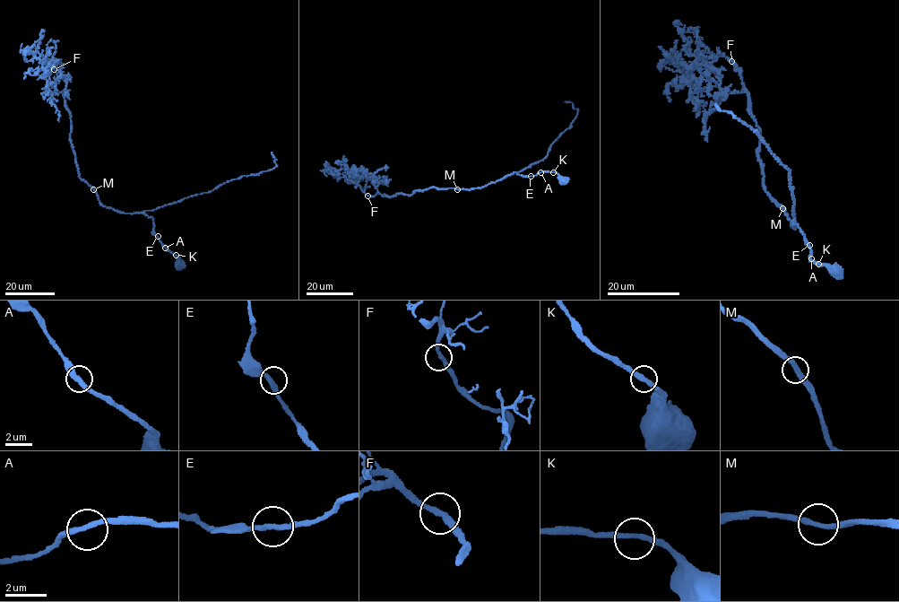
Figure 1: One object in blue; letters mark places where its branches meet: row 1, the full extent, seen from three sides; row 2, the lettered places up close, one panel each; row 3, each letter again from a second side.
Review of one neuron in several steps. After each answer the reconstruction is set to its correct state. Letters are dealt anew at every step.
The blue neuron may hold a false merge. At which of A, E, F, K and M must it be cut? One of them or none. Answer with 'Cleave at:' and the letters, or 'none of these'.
Cleave at: none of these

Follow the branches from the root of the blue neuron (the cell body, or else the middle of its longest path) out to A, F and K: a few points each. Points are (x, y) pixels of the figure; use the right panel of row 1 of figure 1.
A: (834, 269), (814, 263), (811, 258)
F: (834, 269), (812, 262), (804, 234), (793, 222), (791, 226), (765, 189), (760, 128), (741, 73), (731, 61)
K: (834, 269), (818, 264)

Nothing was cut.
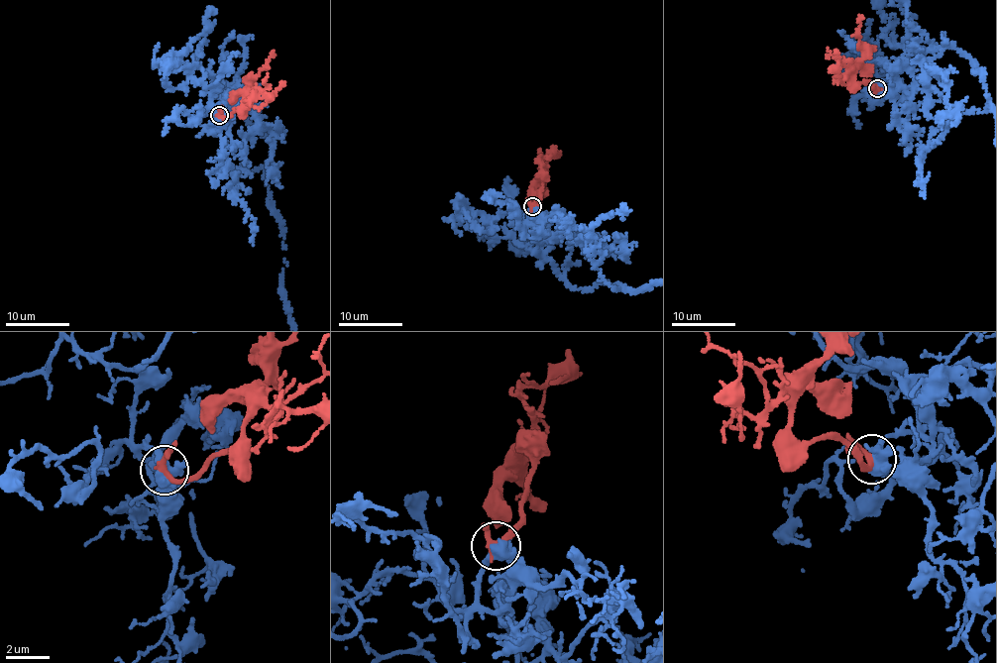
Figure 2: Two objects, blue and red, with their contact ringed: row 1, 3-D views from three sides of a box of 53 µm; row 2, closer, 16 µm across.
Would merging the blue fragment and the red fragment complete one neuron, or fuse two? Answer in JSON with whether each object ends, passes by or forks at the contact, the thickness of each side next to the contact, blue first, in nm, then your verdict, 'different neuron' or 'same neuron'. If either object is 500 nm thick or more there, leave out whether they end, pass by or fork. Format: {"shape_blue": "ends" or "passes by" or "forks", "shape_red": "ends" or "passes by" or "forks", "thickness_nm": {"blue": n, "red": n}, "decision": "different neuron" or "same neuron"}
{"shape_blue": "forks", "shape_red": "passes by", "thickness_nm": {"blue": 440, "red": 280}, "decision": "different neuron"}

